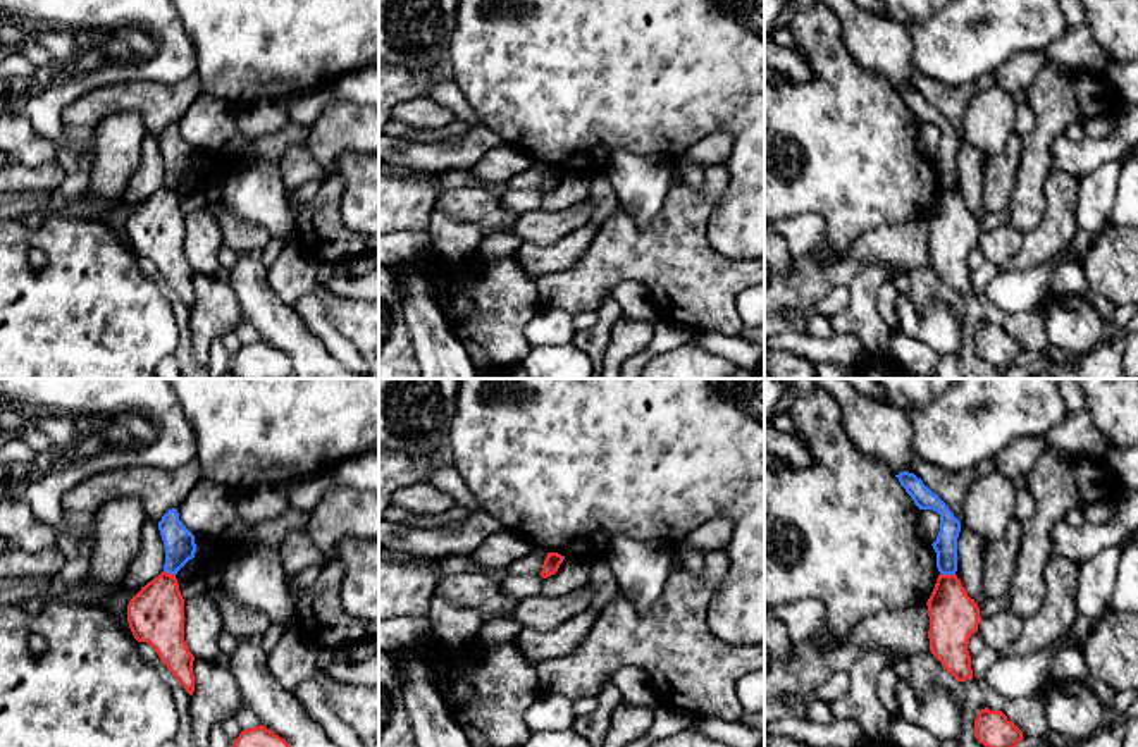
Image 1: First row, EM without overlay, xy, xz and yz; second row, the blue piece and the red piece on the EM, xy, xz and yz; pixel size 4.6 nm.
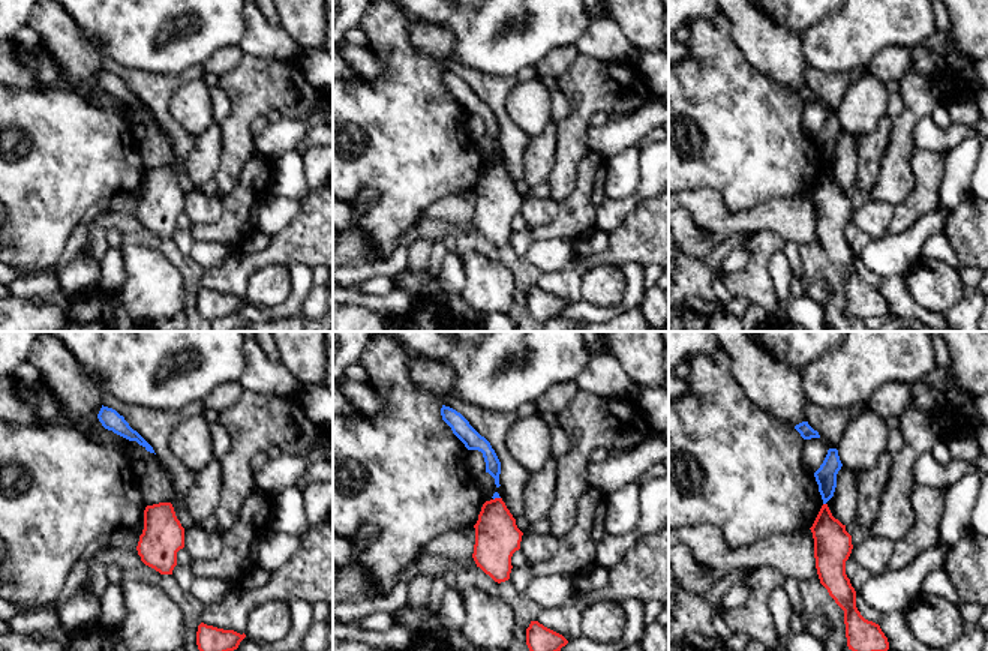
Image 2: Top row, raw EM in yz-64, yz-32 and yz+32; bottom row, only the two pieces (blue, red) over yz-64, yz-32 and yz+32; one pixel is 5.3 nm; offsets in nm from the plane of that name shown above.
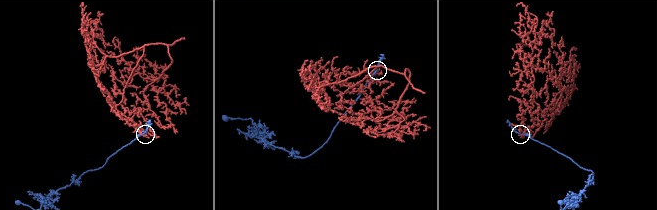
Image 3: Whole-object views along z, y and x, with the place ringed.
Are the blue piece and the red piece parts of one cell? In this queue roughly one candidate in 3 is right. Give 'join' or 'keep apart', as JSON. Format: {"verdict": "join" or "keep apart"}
{"verdict": "keep apart"}

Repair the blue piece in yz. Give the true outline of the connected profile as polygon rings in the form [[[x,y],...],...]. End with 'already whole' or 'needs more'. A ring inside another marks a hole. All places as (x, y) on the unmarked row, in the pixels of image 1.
[[[900,86],[895,91],[919,124],[933,124],[940,129],[940,146],[931,160],[937,167],[938,186],[942,189],[954,189],[957,186],[957,151],[961,136],[914,88]]]; already whole

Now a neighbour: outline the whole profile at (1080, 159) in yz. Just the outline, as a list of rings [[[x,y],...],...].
[[[1124,103],[1117,115],[1117,126],[1107,138],[1090,138],[1074,143],[1064,134],[1052,143],[1054,170],[1064,170],[1079,181],[1105,162],[1123,160],[1138,143],[1138,105]]]

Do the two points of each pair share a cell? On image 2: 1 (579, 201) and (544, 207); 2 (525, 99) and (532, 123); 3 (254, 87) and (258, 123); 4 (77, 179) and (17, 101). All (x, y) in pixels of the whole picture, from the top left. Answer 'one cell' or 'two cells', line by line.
1: two cells
2: one cell
3: two cells
4: one cell

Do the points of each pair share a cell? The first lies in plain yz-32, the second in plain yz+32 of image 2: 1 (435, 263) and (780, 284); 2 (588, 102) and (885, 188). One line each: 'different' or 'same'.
1: same
2: same

